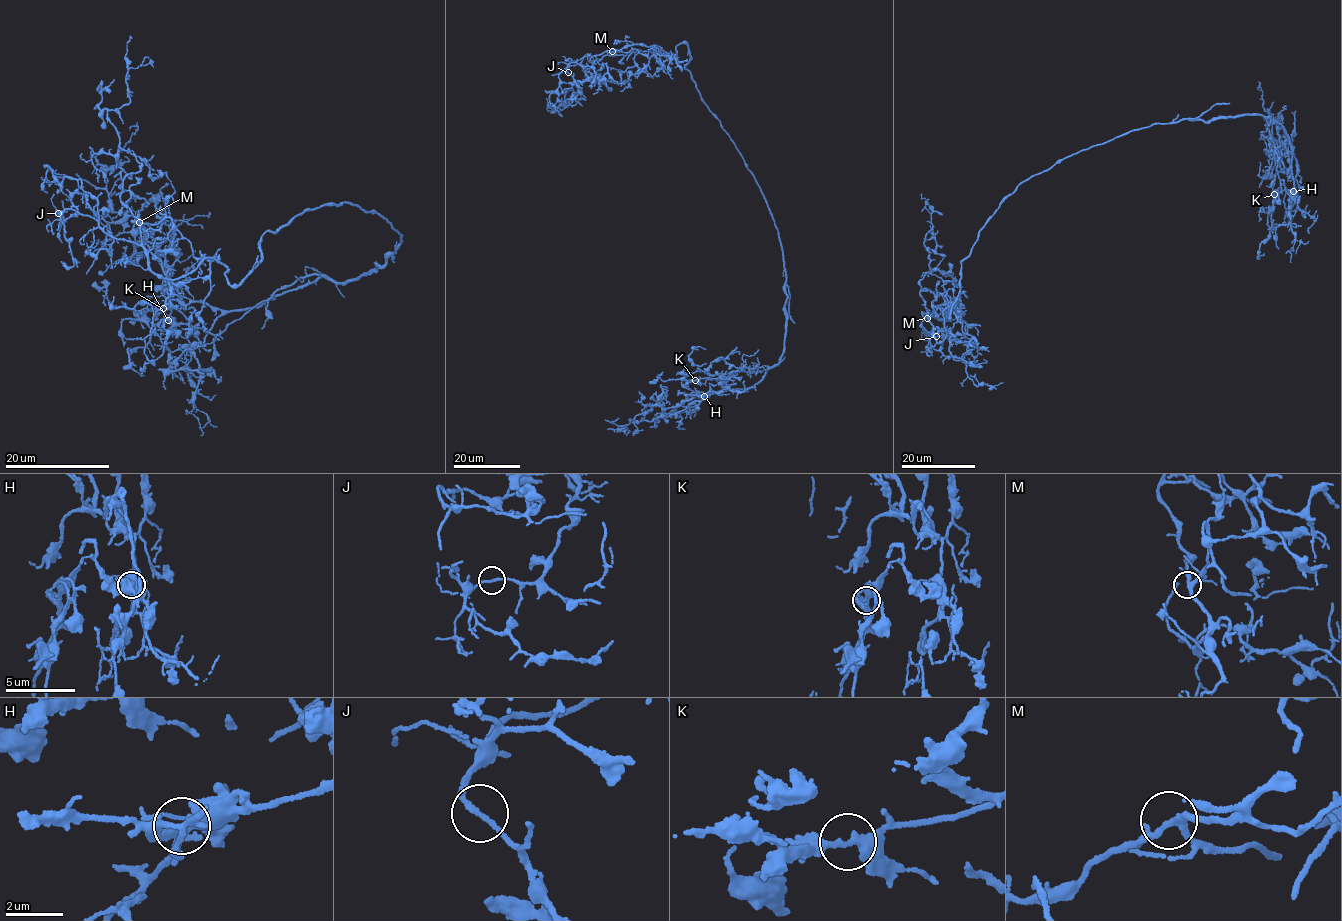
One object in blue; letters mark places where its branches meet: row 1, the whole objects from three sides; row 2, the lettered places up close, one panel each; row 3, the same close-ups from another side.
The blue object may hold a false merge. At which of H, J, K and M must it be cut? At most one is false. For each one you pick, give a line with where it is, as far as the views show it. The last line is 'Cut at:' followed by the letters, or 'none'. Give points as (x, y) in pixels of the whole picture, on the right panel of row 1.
Cut at: none

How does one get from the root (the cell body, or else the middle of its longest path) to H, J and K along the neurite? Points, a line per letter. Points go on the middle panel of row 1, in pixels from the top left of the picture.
H: (751, 173), (774, 220), (783, 255), (783, 352), (751, 386), (711, 391), (700, 401), (704, 396)
J: (751, 173), (684, 68), (692, 57), (686, 43), (674, 55), (638, 44), (607, 49), (572, 60), (568, 72)
K: (751, 173), (774, 220), (783, 255), (787, 296), (783, 352), (771, 366), (695, 380)

